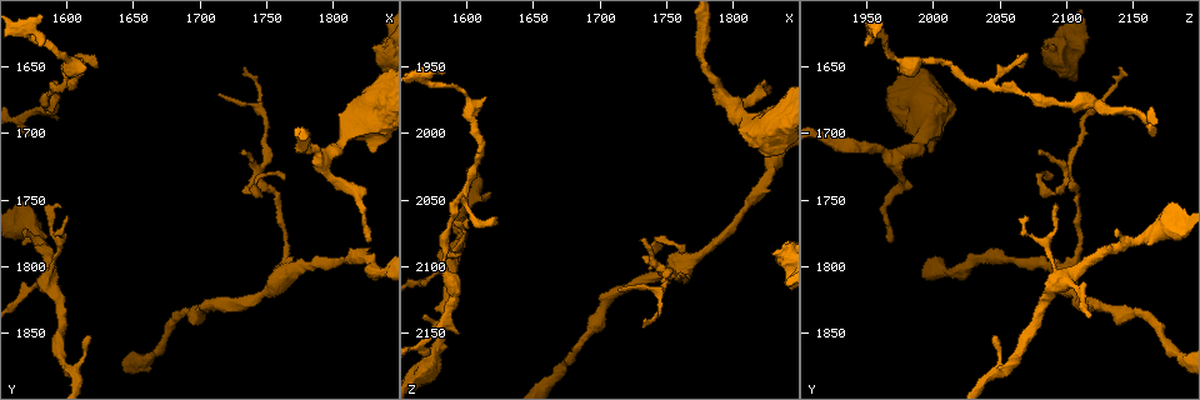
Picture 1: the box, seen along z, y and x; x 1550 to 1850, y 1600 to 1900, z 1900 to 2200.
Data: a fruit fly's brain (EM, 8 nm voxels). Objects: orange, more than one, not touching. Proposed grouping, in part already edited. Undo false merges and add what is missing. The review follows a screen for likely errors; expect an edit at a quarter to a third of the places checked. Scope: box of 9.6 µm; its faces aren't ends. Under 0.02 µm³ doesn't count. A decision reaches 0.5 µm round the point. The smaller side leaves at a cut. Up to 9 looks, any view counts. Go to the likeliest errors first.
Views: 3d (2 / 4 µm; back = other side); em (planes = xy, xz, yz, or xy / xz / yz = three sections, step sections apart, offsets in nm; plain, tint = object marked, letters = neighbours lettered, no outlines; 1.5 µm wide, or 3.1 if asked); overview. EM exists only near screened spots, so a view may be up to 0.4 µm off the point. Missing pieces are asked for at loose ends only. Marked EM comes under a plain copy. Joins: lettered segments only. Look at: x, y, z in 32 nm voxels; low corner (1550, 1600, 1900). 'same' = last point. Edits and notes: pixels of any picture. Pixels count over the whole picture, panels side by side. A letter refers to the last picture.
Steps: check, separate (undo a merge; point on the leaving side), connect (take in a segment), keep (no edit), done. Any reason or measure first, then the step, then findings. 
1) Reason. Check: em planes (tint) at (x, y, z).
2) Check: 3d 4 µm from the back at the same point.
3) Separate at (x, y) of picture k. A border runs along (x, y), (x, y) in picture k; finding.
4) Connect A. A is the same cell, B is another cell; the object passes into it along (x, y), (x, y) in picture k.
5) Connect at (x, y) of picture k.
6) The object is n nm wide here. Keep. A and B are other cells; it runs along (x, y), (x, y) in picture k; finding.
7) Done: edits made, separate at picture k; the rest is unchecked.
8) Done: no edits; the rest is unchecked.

Tapers out. Check: em planes (letters) at (1828, 1782, 1970).

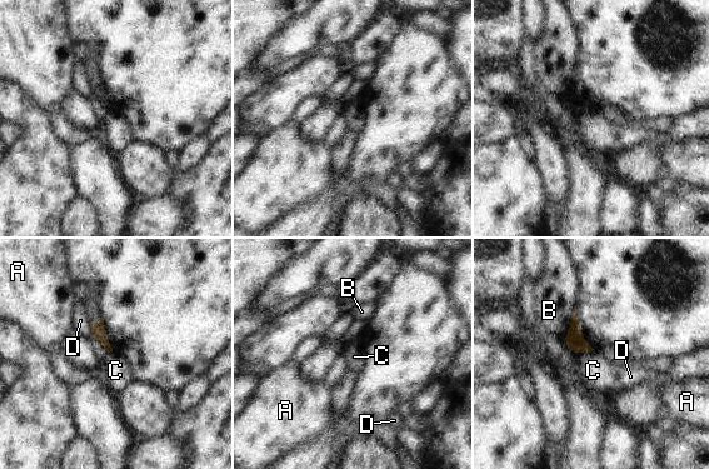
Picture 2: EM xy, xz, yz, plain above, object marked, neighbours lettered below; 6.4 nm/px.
Keep. A, B, C and D are other cells; no lettered segment goes on from it.

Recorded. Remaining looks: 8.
Check: em planes (tint) at (1828, 1634, 2092).

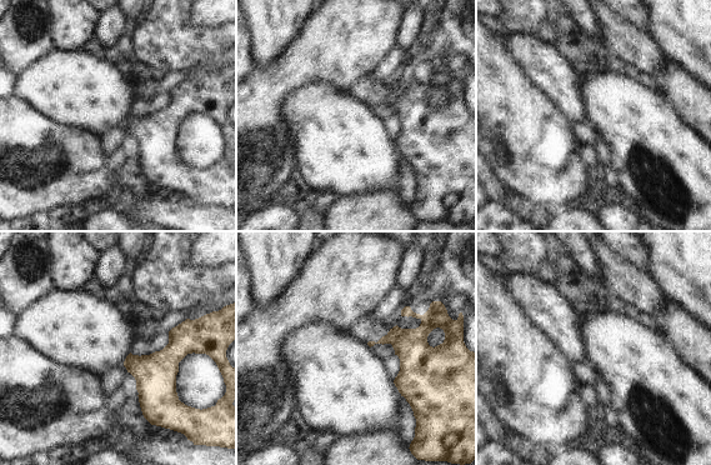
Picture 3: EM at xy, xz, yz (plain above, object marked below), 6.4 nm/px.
See the neighbours. Check: em planes (letters) at the same point.

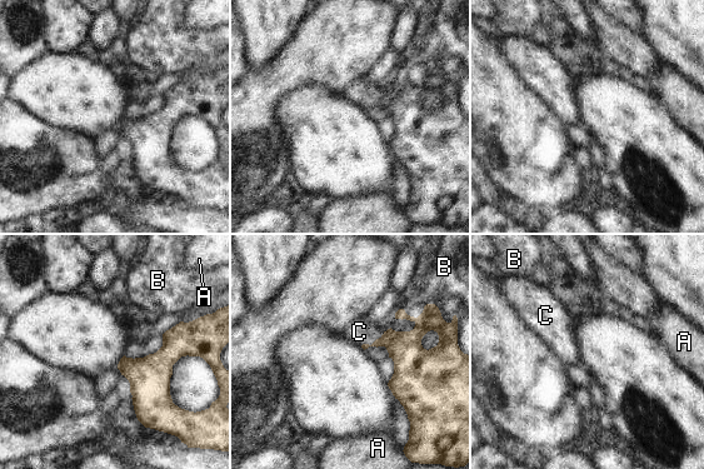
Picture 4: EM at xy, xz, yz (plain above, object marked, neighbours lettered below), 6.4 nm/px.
Connect C. C is the same cell, A and B are other cells; the object passes into it along (405, 349), (373, 343), (359, 332) in picture 4; the neuron continues.

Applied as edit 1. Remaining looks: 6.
Check: overview.

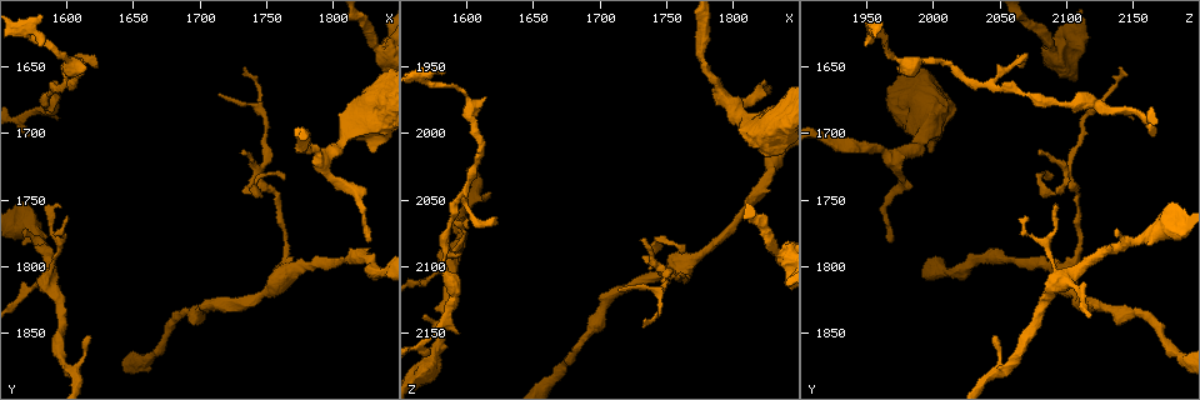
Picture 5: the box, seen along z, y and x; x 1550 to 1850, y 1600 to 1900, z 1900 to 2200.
Free end. Check: em planes (letters) at (1622, 1654, 2066).

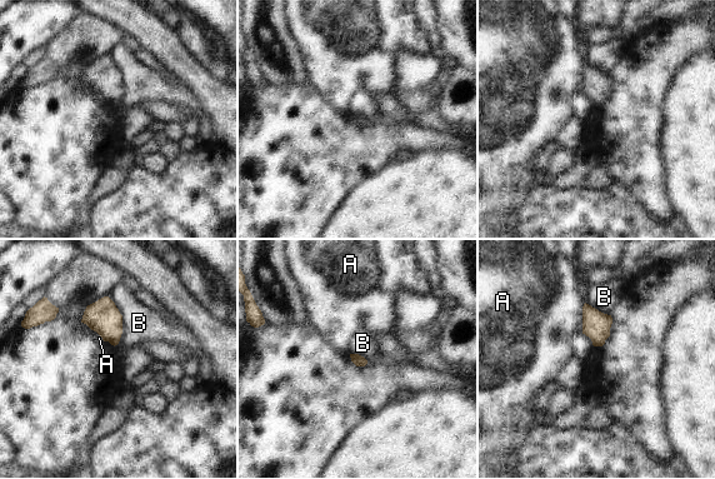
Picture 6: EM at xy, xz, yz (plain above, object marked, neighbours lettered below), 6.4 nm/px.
Keep. A and B are other cells; no lettered segment goes on from it.

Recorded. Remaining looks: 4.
An open end. Check: em yz step 4 (tint) at (1762, 1736, 2090).

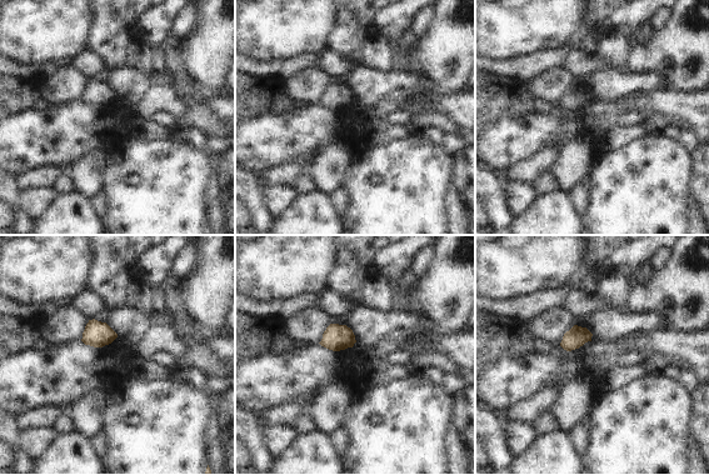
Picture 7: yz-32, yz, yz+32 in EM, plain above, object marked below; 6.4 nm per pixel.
Cut it another way. Check: em planes (letters) at the same point.

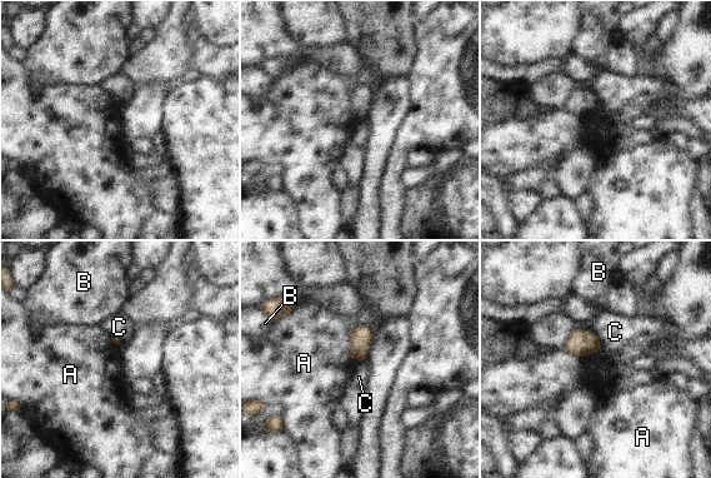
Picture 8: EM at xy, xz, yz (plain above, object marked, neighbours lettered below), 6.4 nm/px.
Keep. A, B and C are other cells; a border runs along (356, 327), (349, 353), (360, 361) in picture 8; none of them fits.

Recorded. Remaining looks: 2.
Done: edits made, connect at picture 4; the rest is unchecked.

